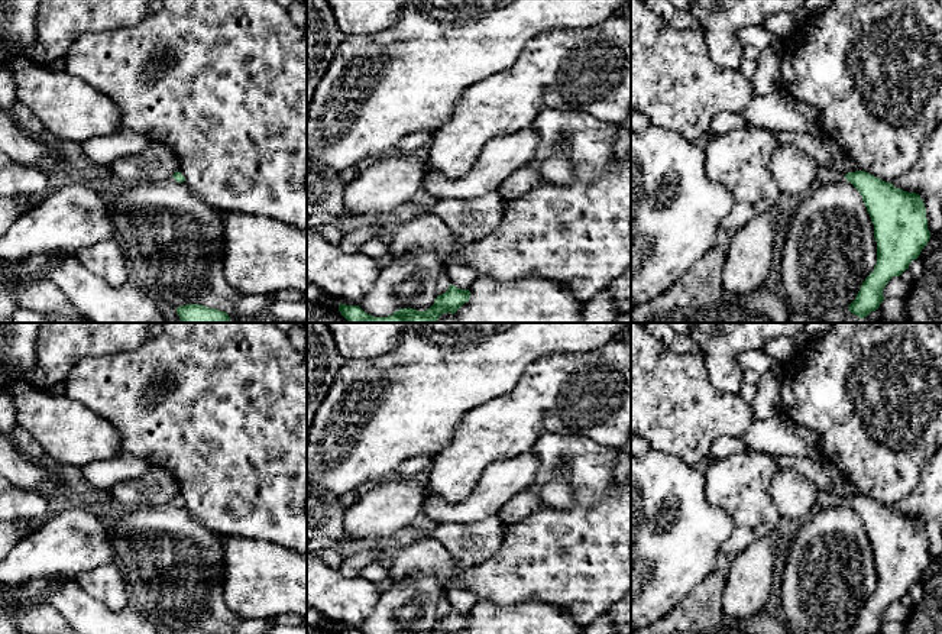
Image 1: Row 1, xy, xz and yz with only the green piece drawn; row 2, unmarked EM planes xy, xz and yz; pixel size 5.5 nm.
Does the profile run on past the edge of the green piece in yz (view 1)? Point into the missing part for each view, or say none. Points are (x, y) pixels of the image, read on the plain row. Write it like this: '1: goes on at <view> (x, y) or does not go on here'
1: goes on at yz (825, 500)

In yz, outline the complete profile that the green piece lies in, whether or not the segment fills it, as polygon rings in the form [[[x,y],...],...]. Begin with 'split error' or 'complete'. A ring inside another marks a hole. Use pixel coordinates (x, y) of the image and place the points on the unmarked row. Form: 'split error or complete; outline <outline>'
split error; outline [[[820,489],[816,511],[841,505],[851,507],[862,520],[877,566],[874,595],[848,633],[878,634],[887,606],[909,593],[930,563],[925,527],[919,518],[896,512],[865,495],[842,498]]]

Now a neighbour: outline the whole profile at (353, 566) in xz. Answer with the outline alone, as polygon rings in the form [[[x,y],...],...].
[[[378,549],[363,550],[363,551],[359,551],[346,557],[339,572],[344,578],[360,578],[363,570],[369,565],[379,562],[379,560],[382,560],[381,550]]]

